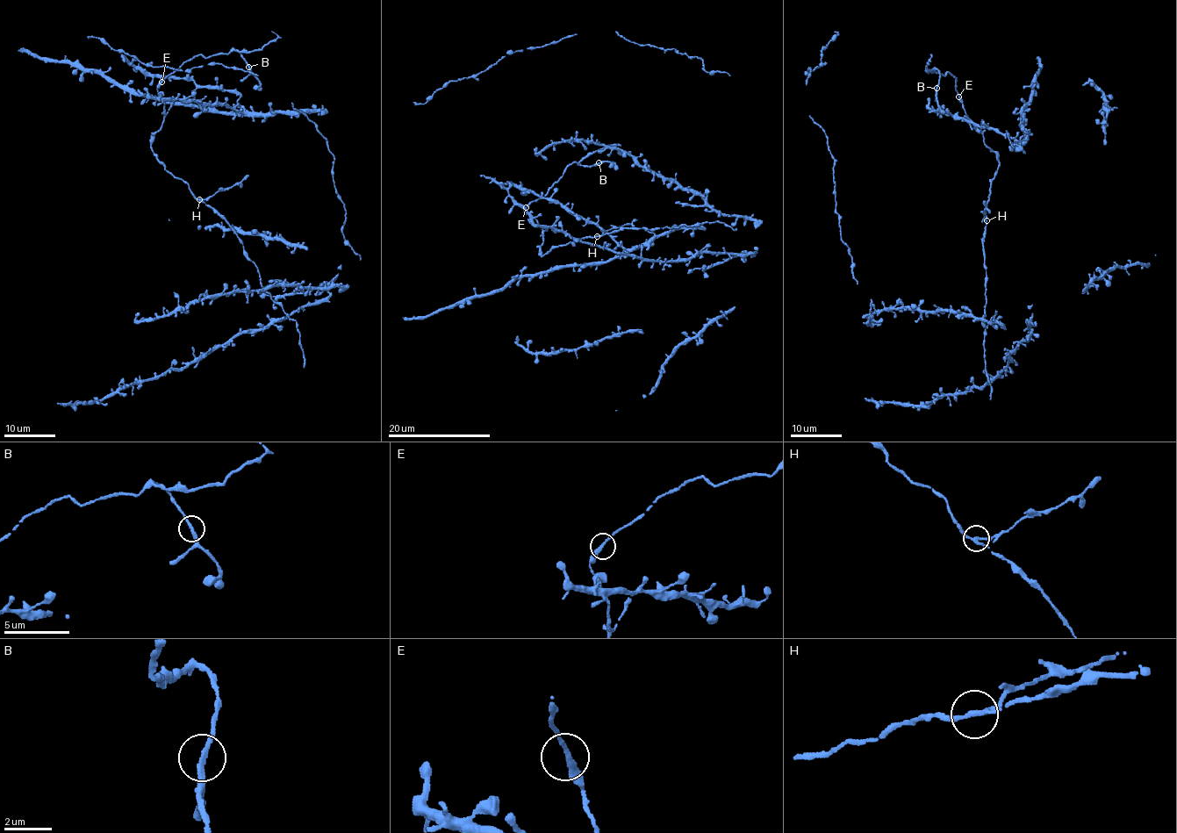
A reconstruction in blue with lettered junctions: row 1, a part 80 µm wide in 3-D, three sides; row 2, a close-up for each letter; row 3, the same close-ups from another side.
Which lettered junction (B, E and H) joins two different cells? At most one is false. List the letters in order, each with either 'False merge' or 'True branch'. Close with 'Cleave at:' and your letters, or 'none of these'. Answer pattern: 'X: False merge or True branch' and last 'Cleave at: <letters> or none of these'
B: True branch
E: True branch
H: False merge
Cleave at: H

